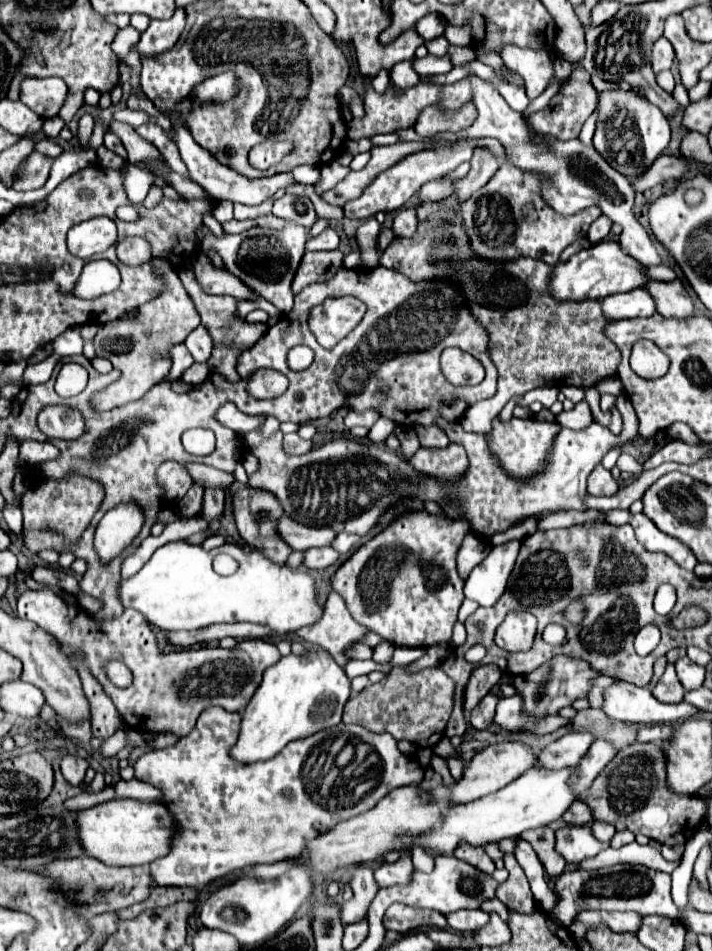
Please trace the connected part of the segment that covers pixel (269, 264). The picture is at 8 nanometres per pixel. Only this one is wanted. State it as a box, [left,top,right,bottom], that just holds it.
[196,221,308,313]

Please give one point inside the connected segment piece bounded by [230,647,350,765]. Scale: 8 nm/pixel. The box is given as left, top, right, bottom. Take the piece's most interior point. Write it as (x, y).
(287, 706)

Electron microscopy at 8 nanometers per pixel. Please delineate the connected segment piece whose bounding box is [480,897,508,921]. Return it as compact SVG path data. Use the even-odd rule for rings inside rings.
M494 897L494 899L488 899L488 901L484 901L484 903L480 905L480 909L482 909L482 911L486 911L486 913L490 913L490 911L498 911L498 915L500 915L504 921L508 919L506 905L504 905L502 901L498 901L496 897Z

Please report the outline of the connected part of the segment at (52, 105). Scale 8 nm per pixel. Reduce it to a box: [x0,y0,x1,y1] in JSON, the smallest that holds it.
[20,77,68,119]

